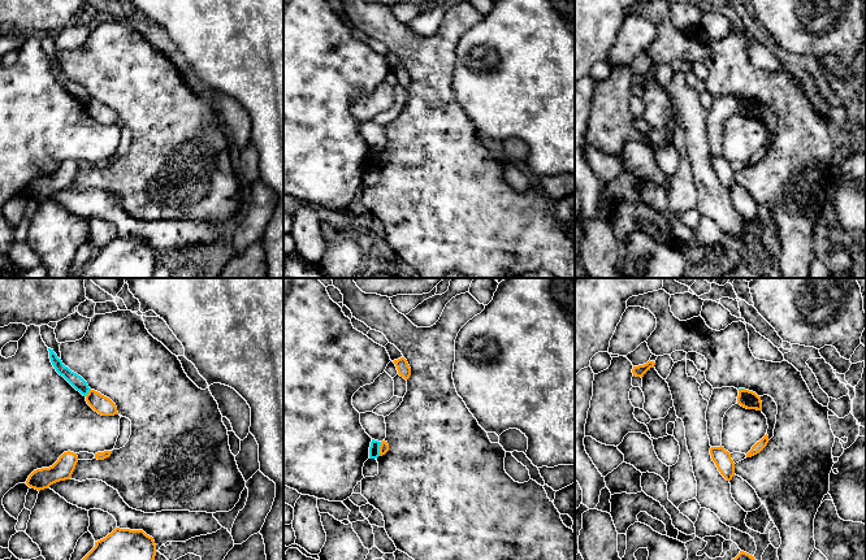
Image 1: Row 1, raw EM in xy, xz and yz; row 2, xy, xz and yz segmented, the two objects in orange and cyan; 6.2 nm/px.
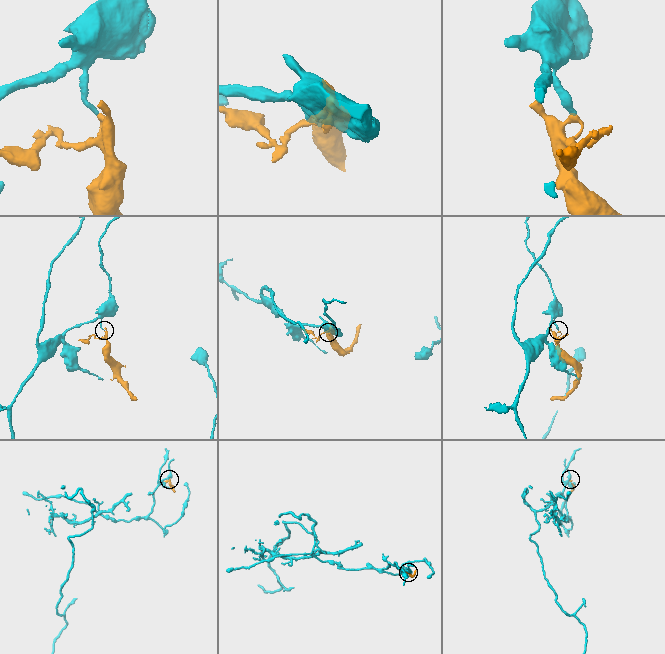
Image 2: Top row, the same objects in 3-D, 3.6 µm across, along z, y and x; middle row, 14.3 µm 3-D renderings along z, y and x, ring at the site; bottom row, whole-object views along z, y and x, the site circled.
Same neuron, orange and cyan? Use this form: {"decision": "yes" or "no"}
{"decision": "no"}

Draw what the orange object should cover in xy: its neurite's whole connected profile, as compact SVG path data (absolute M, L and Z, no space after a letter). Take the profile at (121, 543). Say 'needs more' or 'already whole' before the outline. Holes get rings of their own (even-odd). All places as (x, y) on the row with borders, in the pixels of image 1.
already whole; M116 528L82 560L155 560L156 544L143 530Z

